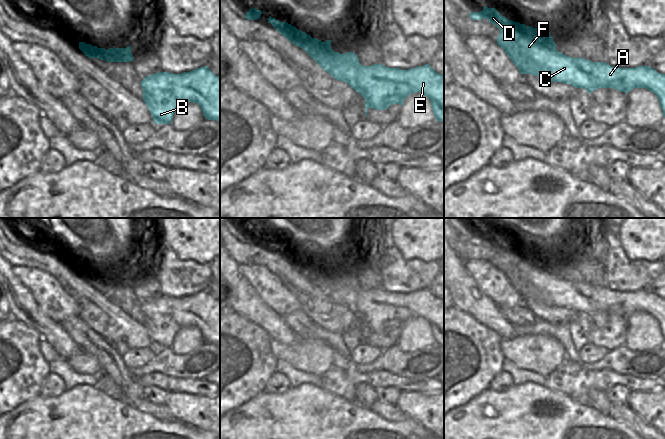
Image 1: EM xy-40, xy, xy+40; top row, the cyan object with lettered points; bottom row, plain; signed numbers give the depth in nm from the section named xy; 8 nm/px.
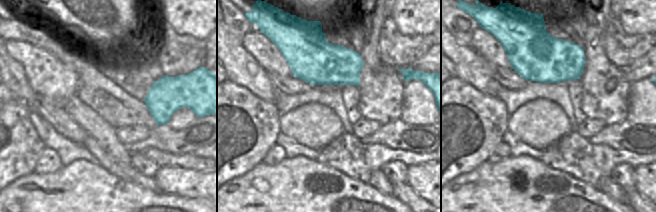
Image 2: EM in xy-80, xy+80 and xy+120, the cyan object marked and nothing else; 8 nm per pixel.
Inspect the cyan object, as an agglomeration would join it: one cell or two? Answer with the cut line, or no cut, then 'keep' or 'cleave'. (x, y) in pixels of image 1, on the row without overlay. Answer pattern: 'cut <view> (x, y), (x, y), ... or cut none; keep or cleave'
cut none; keep

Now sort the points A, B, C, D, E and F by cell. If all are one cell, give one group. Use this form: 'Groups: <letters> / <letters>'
Groups: A B C D E F

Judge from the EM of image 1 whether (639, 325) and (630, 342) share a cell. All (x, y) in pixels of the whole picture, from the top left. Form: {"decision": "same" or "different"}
{"decision": "same"}

